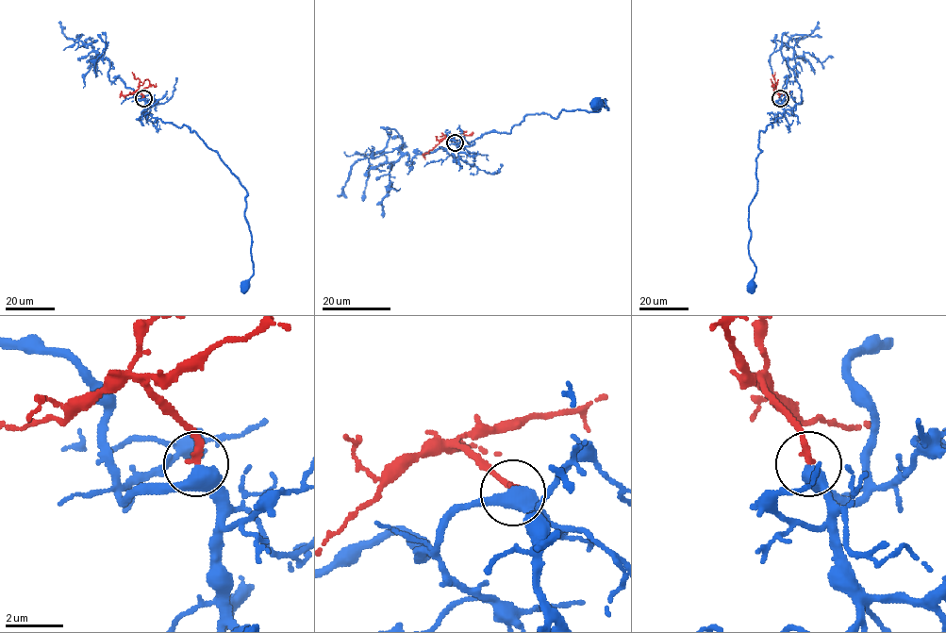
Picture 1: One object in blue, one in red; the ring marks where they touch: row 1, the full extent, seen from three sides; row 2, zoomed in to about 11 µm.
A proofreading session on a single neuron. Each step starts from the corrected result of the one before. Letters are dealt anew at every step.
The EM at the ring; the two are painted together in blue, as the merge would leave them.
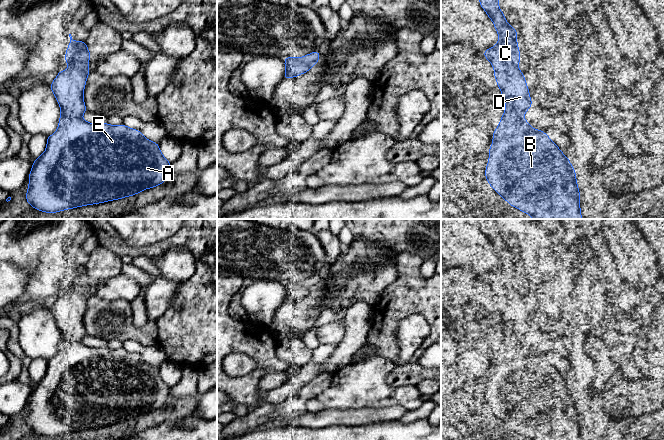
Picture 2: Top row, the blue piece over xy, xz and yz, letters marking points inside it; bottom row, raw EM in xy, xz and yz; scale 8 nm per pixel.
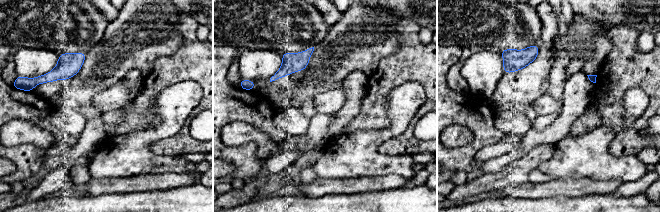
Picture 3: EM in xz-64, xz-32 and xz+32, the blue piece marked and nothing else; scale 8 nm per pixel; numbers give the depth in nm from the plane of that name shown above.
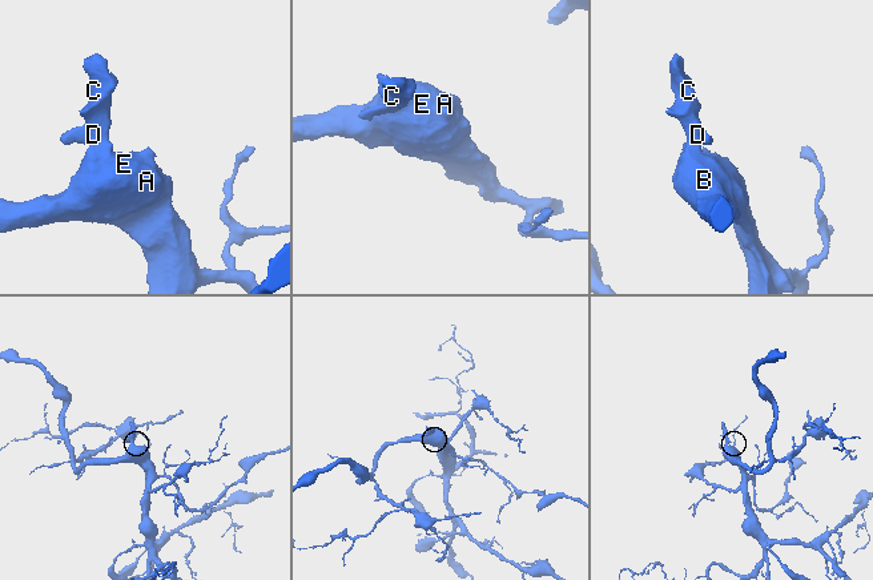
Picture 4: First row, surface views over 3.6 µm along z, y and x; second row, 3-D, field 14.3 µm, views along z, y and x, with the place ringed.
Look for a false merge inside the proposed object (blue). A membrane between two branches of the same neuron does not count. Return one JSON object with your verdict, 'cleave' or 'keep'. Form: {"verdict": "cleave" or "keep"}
{"verdict": "keep"}

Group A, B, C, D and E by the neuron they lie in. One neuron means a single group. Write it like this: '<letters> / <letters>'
A B C D E

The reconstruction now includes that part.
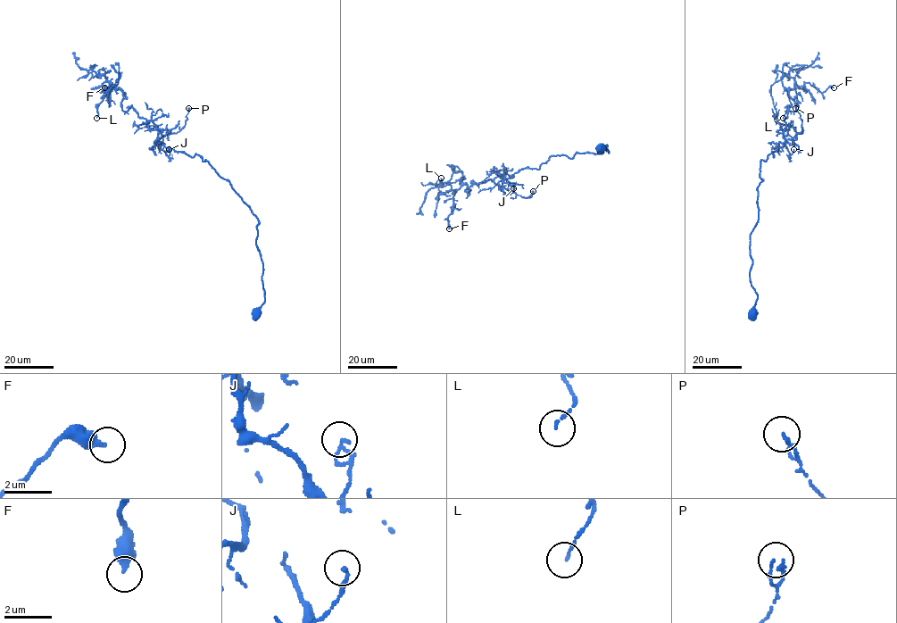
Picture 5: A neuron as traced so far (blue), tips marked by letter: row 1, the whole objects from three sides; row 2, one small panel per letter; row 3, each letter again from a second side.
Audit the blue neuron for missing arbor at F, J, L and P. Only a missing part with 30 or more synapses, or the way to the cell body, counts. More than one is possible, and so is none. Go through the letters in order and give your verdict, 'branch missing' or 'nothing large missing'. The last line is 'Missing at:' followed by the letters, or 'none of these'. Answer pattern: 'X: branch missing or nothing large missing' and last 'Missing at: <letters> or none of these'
F: nothing large missing
J: nothing large missing
L: nothing large missing
P: nothing large missing
Missing at: none of these

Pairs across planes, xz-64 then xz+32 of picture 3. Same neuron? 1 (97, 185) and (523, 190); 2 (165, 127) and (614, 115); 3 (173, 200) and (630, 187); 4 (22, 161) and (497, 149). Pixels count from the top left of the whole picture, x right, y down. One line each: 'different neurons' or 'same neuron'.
1: same neuron
2: different neurons
3: different neurons
4: different neurons

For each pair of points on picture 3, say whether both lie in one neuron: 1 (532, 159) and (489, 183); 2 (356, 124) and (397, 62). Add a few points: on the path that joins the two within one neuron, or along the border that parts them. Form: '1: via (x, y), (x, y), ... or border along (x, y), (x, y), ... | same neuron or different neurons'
1: via (521, 168), (513, 176), (500, 180) | same neuron
2: via (371, 109), (375, 103), (378, 88), (386, 77) | same neuron

